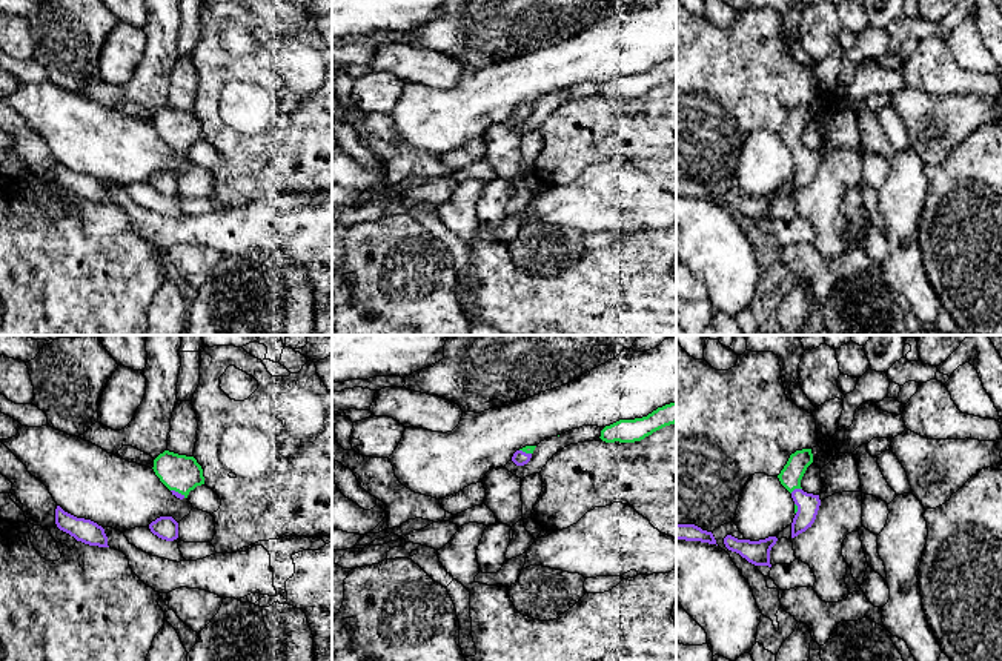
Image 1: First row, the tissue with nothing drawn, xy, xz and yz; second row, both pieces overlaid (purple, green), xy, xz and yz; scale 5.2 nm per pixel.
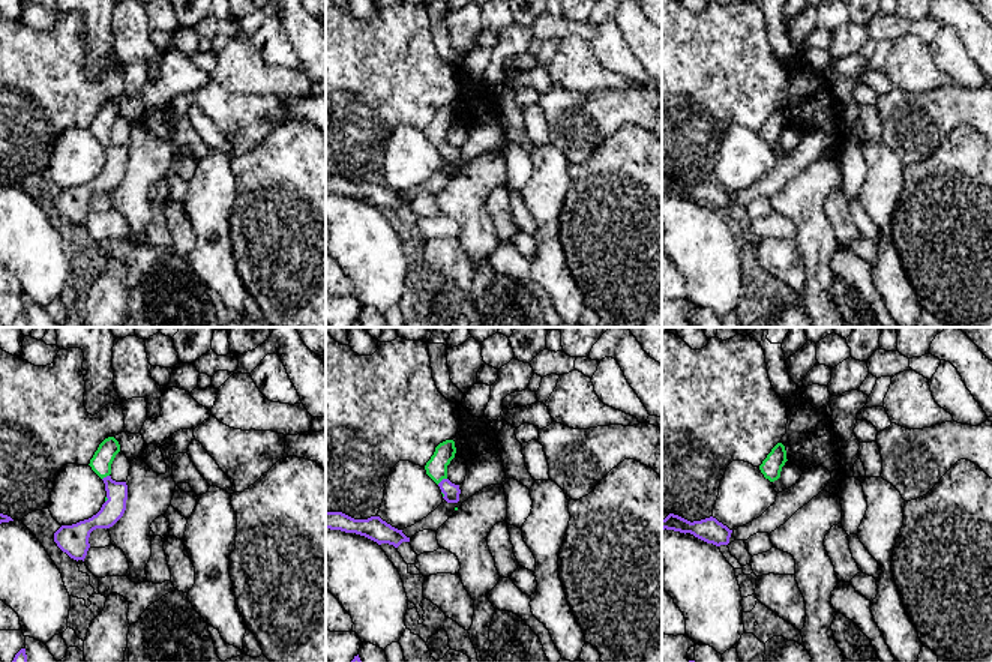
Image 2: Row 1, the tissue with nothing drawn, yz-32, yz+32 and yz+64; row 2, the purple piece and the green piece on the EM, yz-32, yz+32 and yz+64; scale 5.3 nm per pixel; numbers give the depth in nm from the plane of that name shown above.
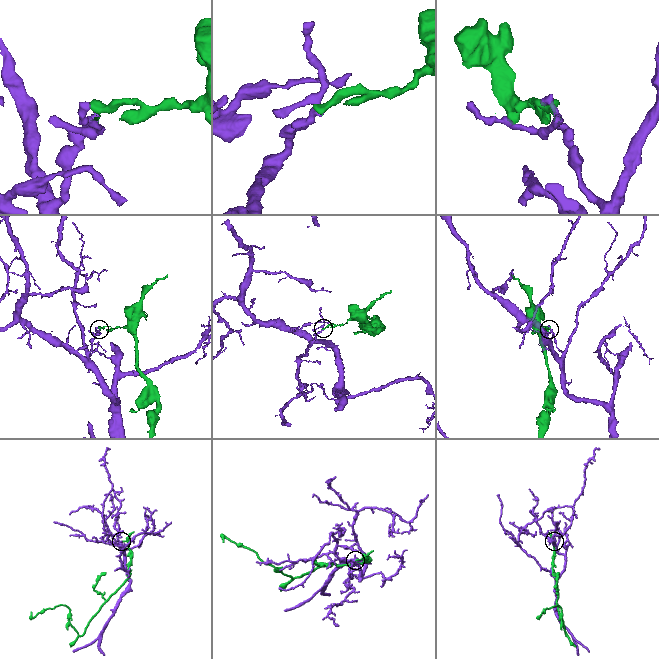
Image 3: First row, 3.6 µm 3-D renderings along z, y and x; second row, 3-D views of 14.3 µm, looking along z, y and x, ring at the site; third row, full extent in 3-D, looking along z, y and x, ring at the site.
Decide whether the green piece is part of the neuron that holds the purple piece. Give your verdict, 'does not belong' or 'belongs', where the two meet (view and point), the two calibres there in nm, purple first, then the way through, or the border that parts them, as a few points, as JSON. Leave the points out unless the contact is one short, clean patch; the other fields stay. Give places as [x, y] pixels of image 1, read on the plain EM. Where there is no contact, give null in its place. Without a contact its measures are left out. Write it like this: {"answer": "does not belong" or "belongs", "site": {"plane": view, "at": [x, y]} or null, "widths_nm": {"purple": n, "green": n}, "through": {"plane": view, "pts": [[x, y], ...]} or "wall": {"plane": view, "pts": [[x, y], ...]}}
{"answer": "does not belong", "site": {"plane": "yz", "at": [795, 145]}, "widths_nm": {"purple": 110, "green": 120}}

